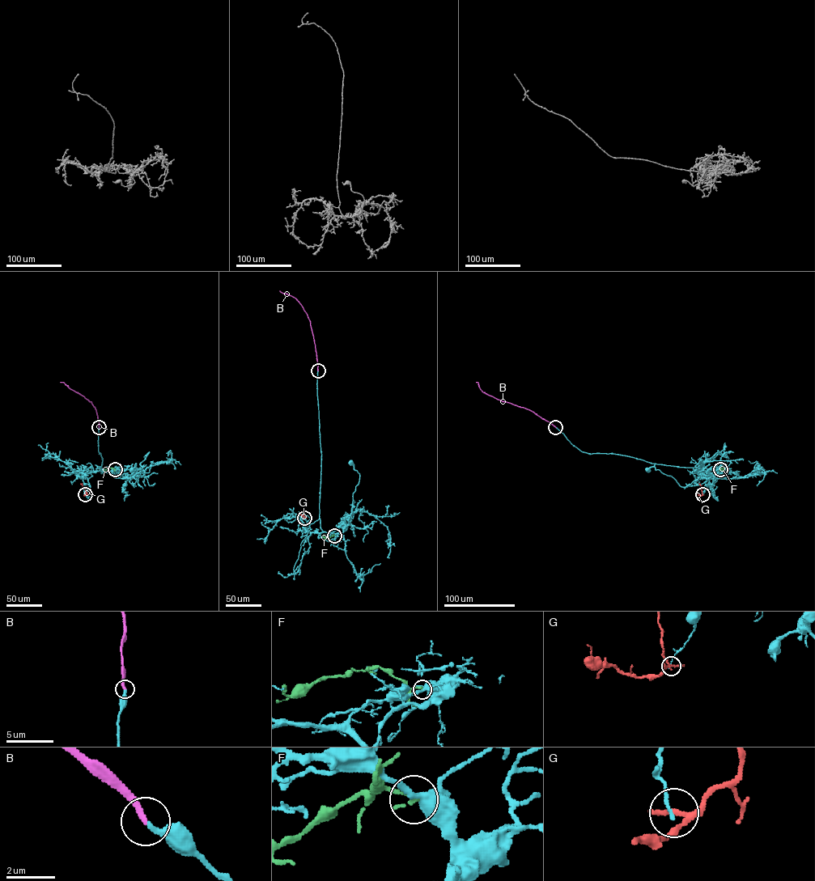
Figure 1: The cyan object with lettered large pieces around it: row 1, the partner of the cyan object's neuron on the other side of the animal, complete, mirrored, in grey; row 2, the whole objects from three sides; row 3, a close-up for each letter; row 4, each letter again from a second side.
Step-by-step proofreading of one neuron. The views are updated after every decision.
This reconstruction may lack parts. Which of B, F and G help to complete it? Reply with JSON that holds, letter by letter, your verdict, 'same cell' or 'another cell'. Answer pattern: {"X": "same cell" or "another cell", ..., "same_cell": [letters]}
{"B": "same cell", "F": "another cell", "G": "another cell", "same_cell": ["B"]}

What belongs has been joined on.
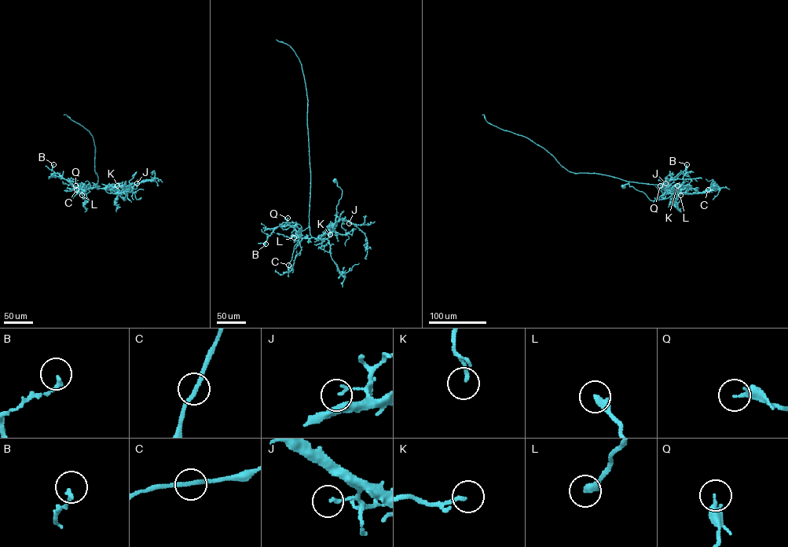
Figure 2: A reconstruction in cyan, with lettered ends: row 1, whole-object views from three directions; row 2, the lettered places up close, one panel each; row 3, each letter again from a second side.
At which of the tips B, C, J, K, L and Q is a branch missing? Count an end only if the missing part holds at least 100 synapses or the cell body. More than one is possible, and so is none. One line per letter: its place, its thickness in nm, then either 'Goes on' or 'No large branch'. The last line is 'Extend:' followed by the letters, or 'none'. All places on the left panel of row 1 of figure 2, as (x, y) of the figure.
B: Place: (53, 164). Thickness 170 nm. No large branch
C: Place: (76, 189). Thickness 180 nm. No large branch
J: Place: (137, 183). Thickness 140 nm. No large branch
K: Place: (117, 185). Thickness 160 nm. No large branch
L: Place: (82, 195). Thickness 360 nm. No large branch
Q: Place: (75, 185). Thickness 240 nm. No large branch
Extend: none

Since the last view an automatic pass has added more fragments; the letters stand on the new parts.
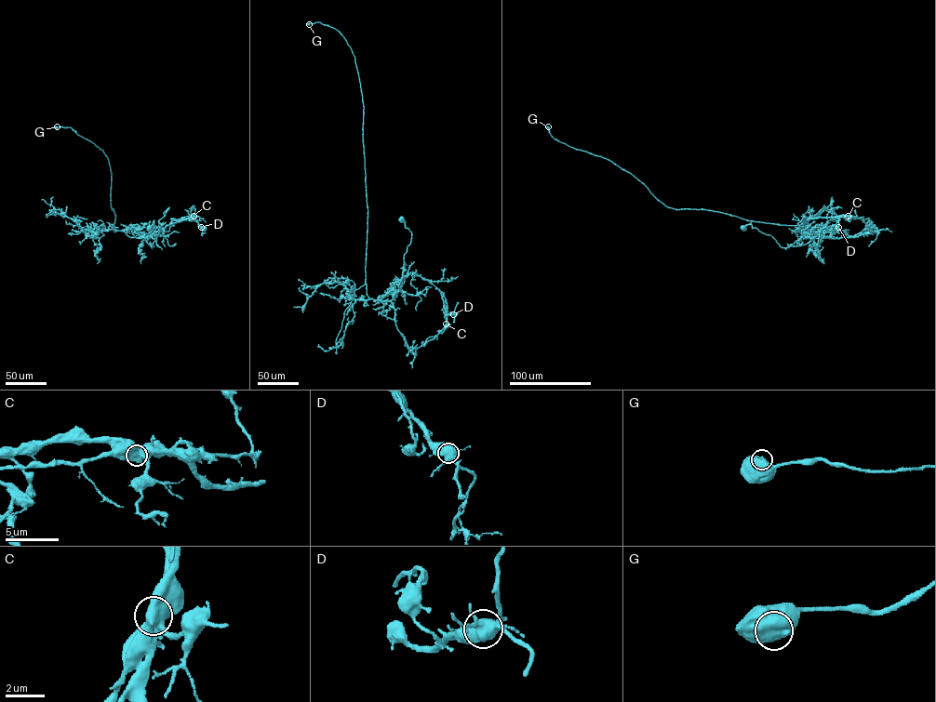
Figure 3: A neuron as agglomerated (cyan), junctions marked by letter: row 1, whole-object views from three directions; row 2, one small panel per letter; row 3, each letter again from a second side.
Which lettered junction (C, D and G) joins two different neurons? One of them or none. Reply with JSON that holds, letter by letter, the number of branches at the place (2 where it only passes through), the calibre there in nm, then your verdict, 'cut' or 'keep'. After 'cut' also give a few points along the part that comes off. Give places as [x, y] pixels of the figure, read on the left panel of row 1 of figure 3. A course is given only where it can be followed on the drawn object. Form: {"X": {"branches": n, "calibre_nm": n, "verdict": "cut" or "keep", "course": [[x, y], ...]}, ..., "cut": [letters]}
{"C": {"branches": 3, "calibre_nm": 600, "verdict": "cut", "course": [[193, 216], [192, 218], [202, 230], [206, 230], [205, 227]]}, "D": {"branches": 3, "calibre_nm": 400, "verdict": "keep"}, "G": {"branches": 1, "calibre_nm": 1200, "verdict": "keep"}, "cut": ["C"]}

